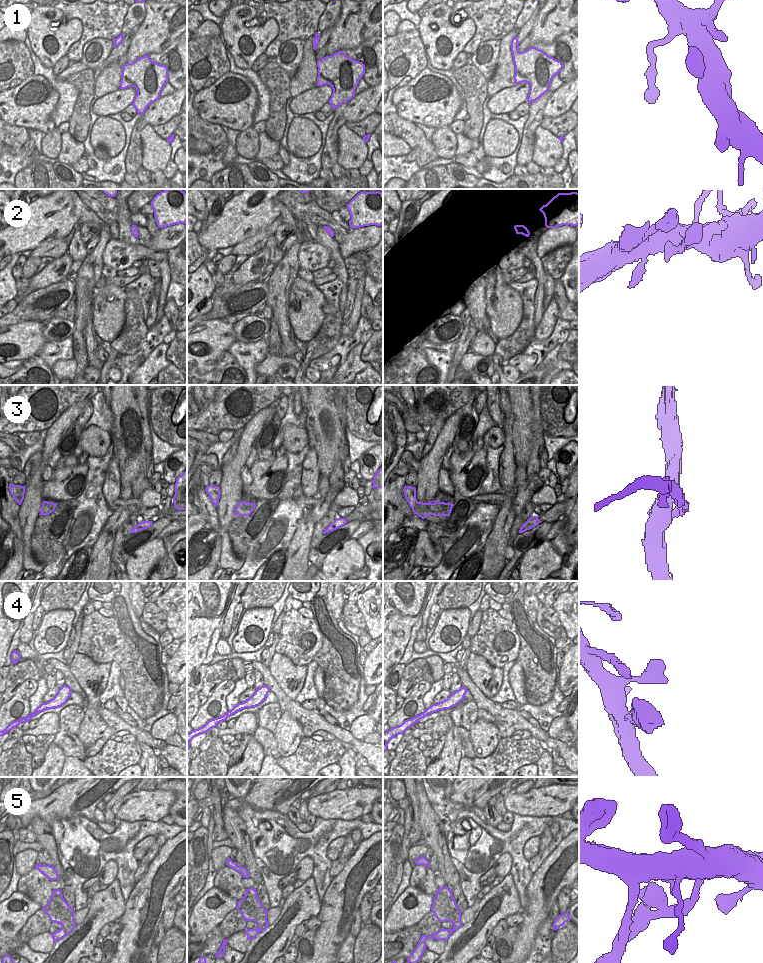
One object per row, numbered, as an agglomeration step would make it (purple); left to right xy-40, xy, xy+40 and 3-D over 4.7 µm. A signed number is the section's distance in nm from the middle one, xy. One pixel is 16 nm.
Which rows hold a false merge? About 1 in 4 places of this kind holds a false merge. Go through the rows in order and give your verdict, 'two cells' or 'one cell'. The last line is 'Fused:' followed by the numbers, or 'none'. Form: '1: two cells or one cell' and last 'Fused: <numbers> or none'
1: one cell
2: one cell
3: one cell
4: one cell
5: one cell
Fused: none

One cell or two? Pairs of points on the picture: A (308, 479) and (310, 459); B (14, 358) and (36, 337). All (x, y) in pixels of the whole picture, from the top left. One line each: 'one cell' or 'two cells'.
A: one cell
B: one cell

